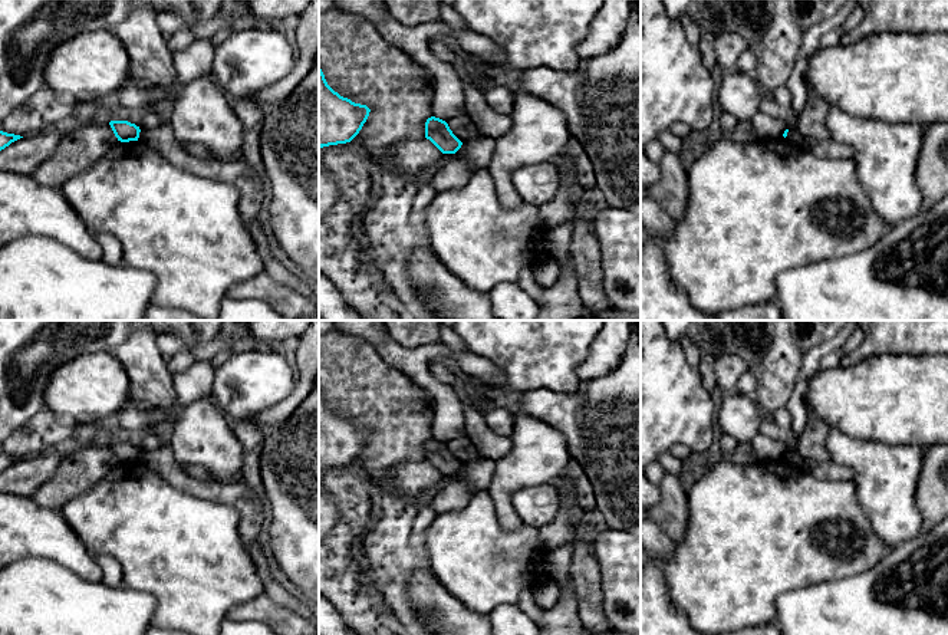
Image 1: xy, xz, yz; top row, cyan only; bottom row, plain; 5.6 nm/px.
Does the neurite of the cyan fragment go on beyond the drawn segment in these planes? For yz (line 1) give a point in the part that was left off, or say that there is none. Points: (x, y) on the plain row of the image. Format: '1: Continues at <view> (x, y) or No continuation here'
1: No continuation here

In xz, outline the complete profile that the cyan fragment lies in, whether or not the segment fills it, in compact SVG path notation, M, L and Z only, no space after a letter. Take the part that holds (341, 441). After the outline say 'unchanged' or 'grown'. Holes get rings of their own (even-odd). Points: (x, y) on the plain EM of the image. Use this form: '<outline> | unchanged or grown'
M319 388L319 468L350 464L362 451L371 431L340 418L326 404Z | unchanged

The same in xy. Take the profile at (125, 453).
M111 442L109 447L121 464L138 463L139 460L141 451L135 445L128 442Z | unchanged

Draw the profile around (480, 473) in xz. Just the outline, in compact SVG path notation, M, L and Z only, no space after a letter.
M480 457L475 463L464 464L455 477L471 483L478 491L485 491L491 484L494 470L493 460Z

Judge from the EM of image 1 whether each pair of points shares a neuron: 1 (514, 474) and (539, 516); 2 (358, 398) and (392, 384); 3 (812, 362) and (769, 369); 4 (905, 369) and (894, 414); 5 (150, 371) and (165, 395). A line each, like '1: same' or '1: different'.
1: different
2: same
3: different
4: same
5: same

